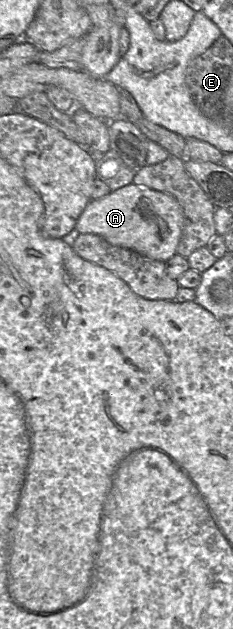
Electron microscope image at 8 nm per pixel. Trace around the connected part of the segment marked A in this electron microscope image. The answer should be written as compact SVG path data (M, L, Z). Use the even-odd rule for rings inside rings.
M131 183L101 199L90 200L74 229L80 234L99 235L113 246L166 262L177 253L183 223L183 208L174 196Z

